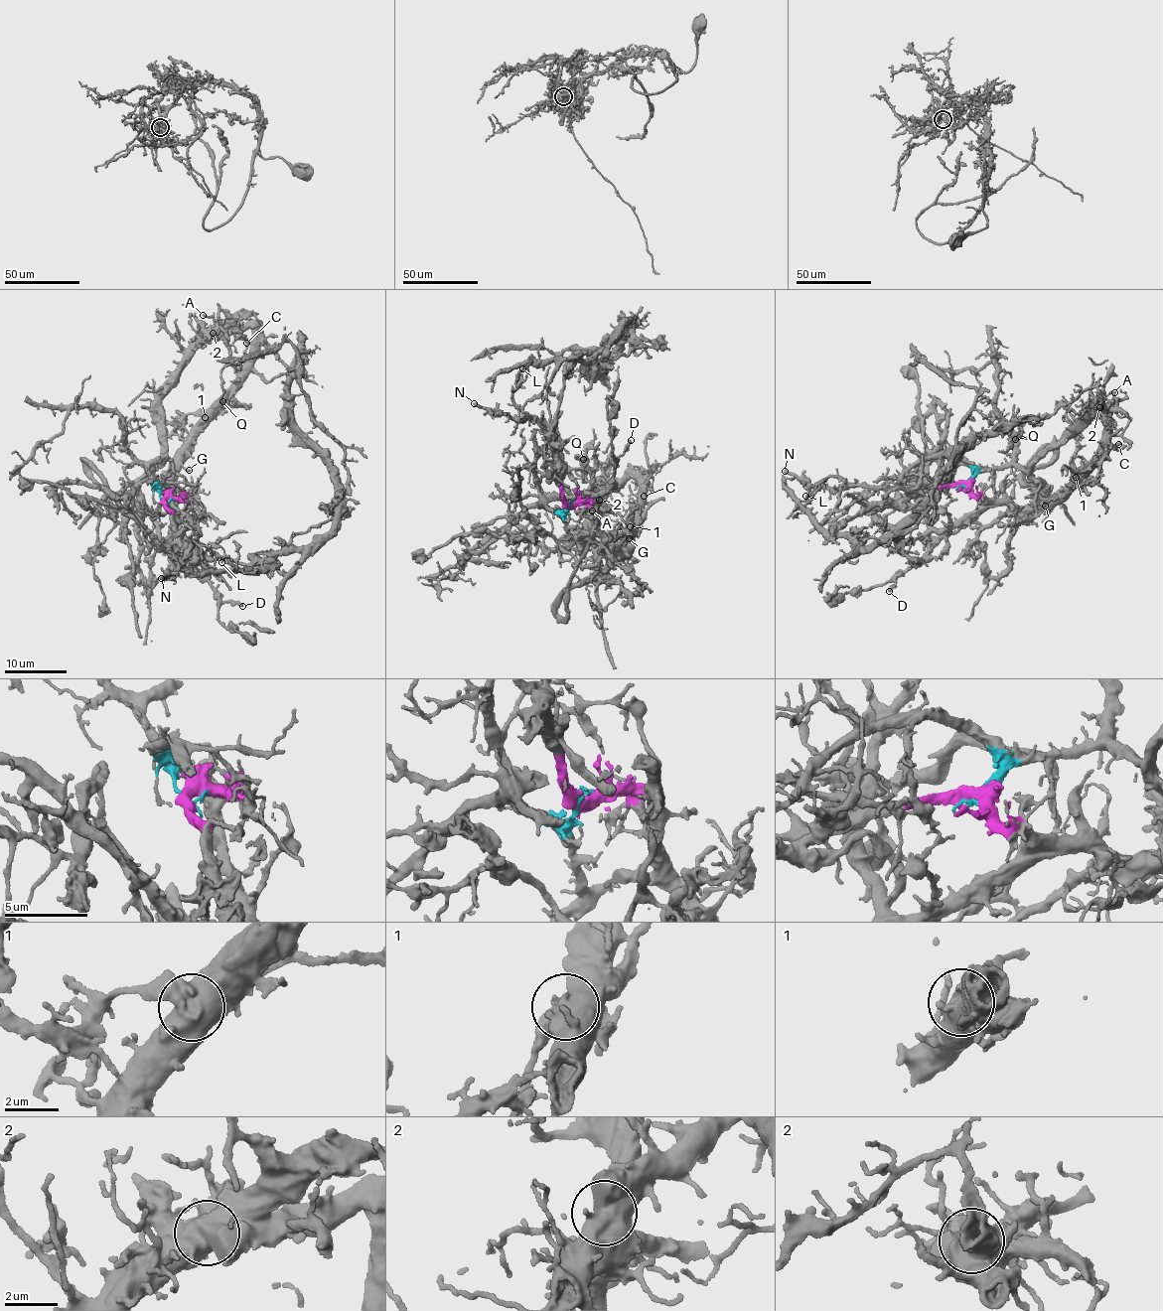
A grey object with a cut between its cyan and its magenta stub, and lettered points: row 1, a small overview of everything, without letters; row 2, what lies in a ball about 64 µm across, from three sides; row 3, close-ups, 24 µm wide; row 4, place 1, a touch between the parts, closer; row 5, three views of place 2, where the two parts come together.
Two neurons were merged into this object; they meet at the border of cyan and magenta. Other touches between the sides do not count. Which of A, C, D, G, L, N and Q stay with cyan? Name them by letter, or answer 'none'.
A, D, L, N, Q

